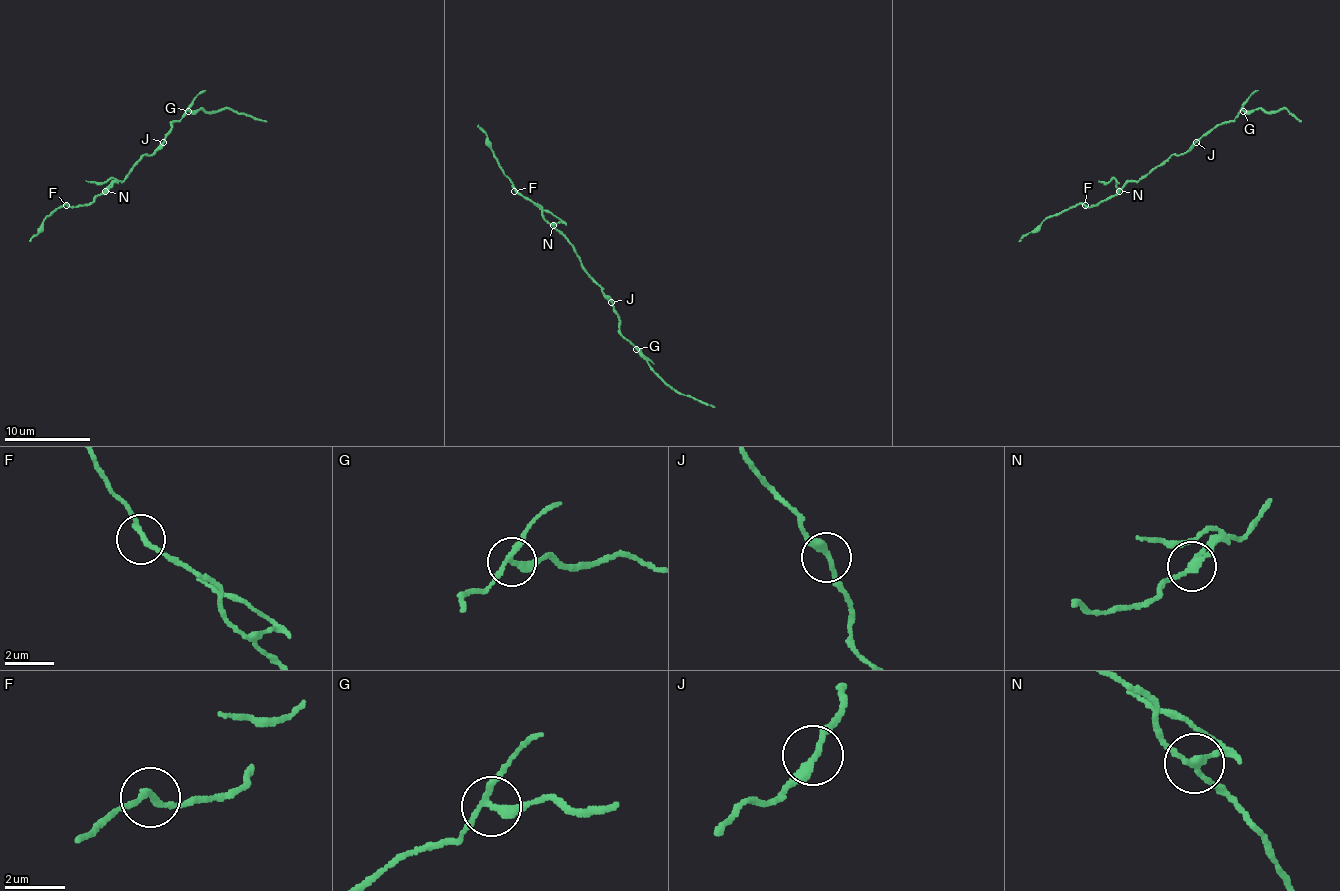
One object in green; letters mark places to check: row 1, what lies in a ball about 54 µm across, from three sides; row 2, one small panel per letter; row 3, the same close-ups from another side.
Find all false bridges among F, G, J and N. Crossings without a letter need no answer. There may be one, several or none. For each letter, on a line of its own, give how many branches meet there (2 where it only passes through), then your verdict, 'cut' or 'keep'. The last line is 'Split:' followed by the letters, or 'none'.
F: branches 2; keep
G: branches 3; cut
J: branches 2; keep
N: branches 3; cut
Split: G, N

